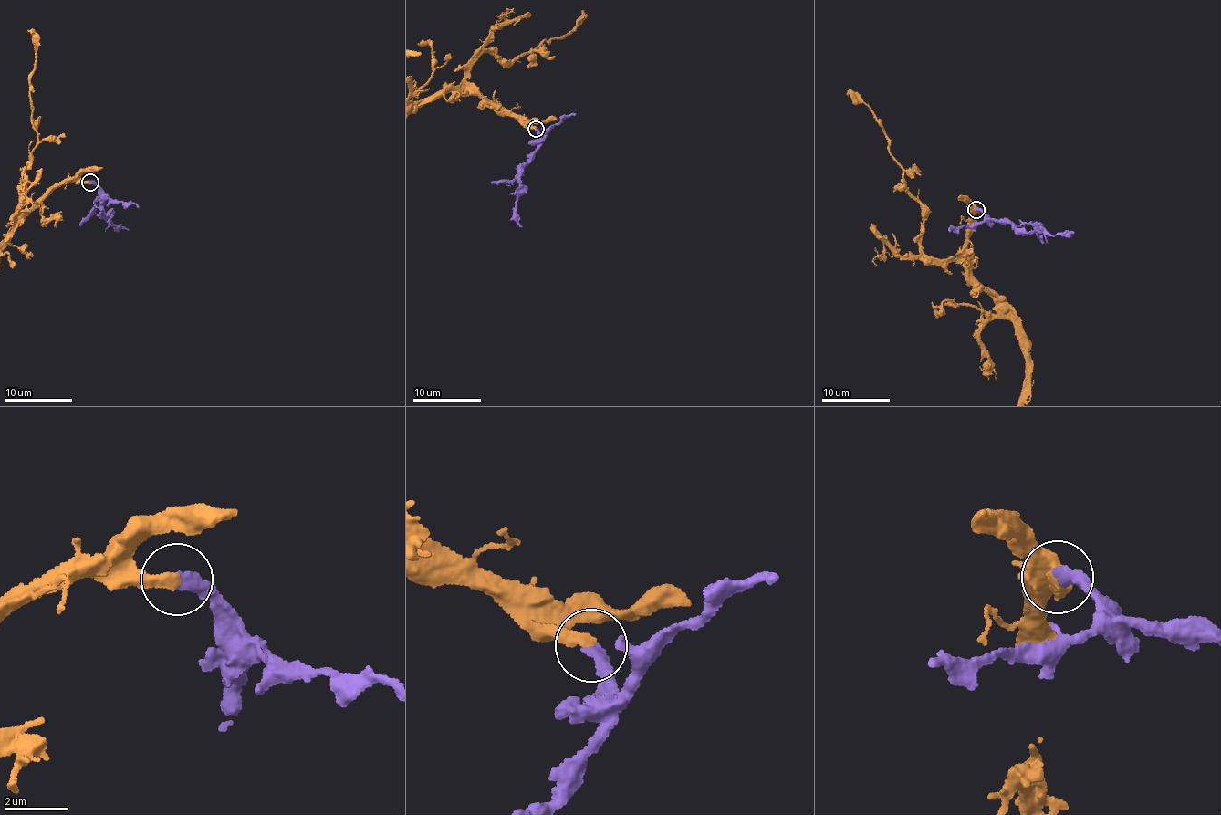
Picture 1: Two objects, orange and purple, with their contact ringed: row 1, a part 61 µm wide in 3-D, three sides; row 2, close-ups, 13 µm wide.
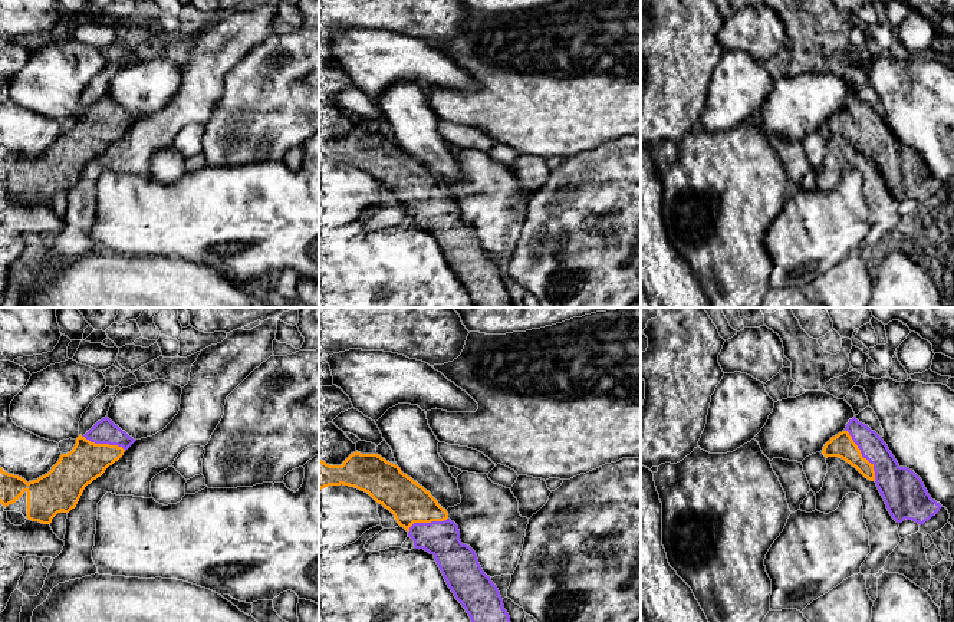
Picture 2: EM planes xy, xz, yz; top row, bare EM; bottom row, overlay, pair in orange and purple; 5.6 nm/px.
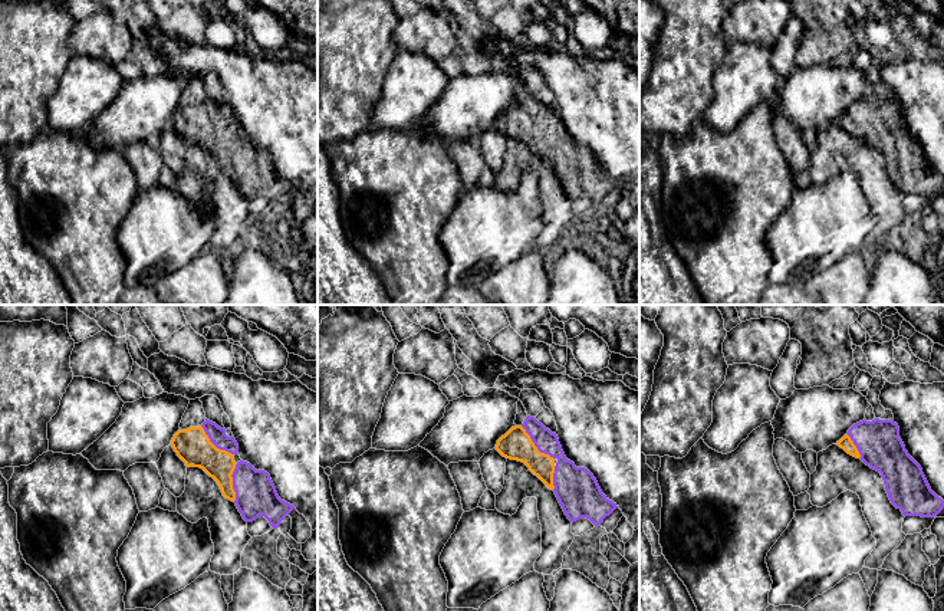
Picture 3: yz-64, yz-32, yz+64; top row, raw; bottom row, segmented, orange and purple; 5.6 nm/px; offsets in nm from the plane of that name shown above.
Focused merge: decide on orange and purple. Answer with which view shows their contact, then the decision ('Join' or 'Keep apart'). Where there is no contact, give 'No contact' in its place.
Touches orange in yz. Join

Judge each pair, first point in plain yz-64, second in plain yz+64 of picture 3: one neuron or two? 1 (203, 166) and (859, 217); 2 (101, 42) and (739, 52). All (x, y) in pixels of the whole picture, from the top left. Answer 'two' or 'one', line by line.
1: two
2: two

